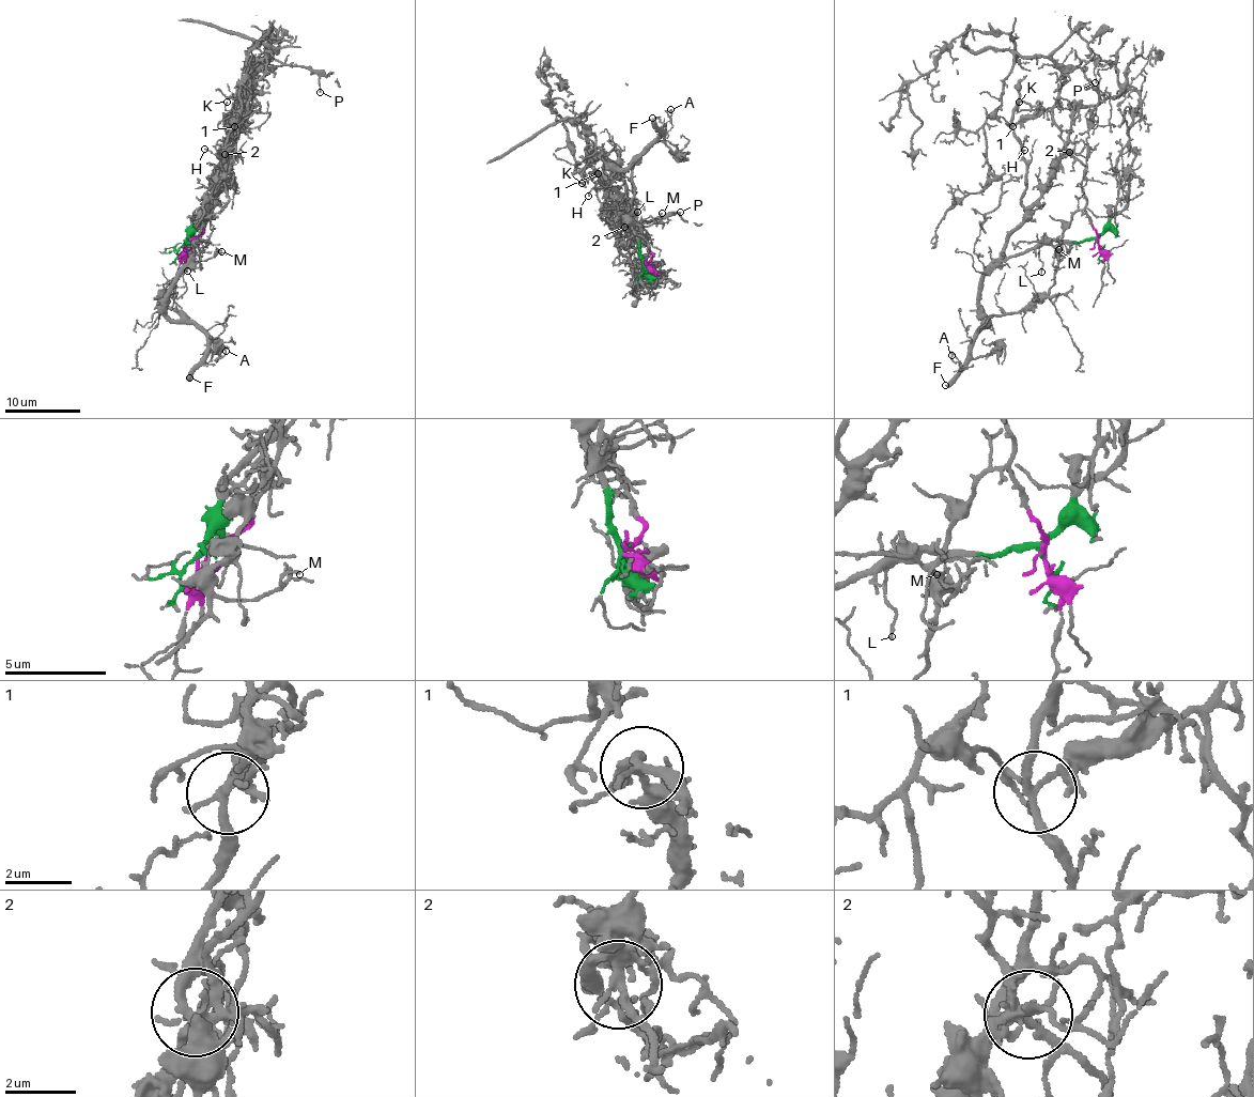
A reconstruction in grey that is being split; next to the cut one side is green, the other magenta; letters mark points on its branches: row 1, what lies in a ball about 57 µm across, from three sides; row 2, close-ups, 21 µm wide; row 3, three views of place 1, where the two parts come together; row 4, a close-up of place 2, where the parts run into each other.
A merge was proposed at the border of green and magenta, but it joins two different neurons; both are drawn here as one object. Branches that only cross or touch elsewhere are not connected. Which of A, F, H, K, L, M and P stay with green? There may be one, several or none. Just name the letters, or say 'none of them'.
A, F, H, K, L

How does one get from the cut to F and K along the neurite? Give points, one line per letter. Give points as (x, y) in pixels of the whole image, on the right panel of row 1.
F: (1097, 241), (1040, 244), (992, 268), (979, 296), (988, 325), (973, 341), (971, 355), (959, 374), (944, 384)
K: (1097, 241), (1040, 244), (1005, 256), (1007, 234), (1022, 220), (1025, 173), (1012, 129), (1020, 102)

